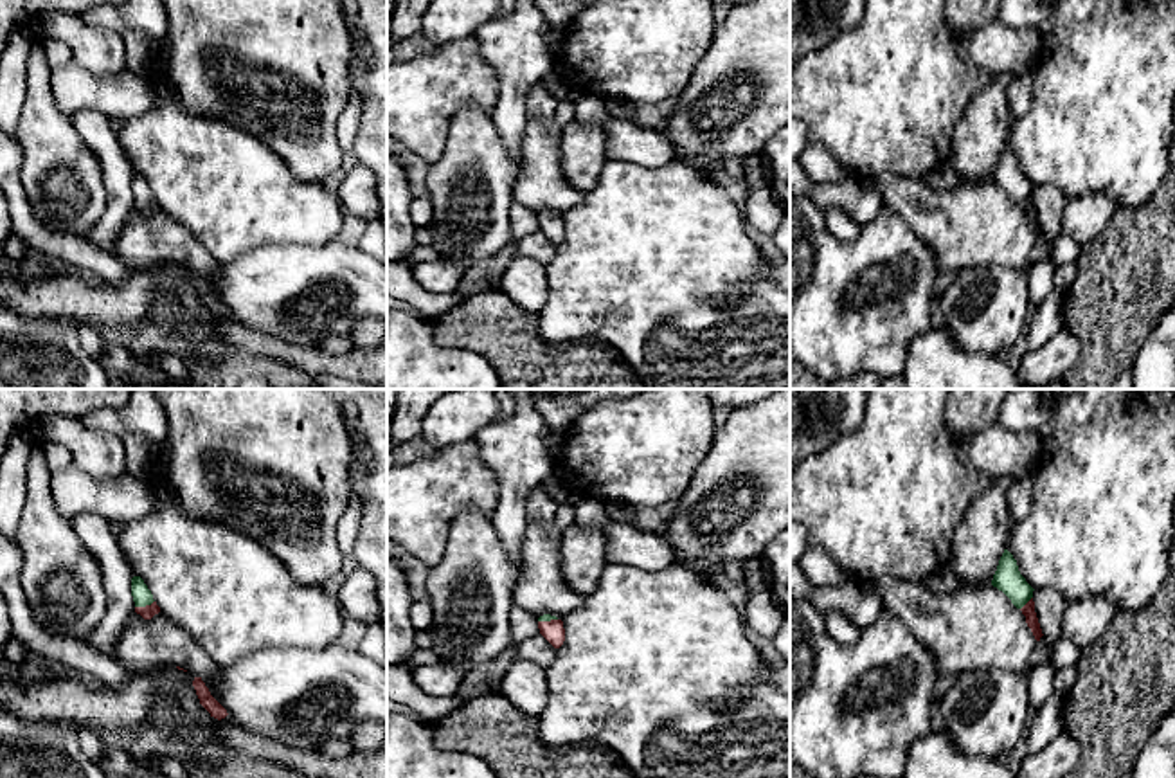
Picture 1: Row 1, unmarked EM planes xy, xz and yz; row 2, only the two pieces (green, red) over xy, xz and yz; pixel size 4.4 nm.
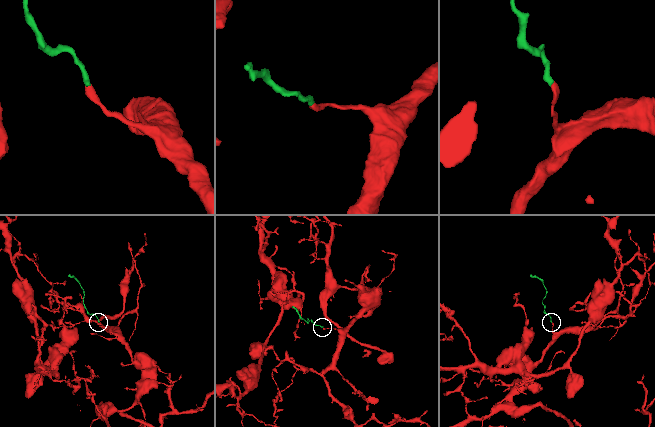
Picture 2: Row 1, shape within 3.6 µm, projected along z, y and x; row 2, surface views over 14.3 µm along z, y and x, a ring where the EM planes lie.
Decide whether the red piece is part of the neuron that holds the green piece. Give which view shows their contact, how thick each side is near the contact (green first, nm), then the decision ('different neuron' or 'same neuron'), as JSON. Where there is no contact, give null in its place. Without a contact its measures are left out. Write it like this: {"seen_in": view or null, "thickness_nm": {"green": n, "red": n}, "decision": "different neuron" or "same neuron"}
{"seen_in": "xy", "thickness_nm": {"green": 90, "red": 60}, "decision": "same neuron"}

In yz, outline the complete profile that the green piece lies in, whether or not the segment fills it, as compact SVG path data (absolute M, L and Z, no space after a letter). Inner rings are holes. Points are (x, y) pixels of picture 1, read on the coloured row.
M1004 549L999 560L991 585L1002 591L1011 600L1011 603L1022 611L1035 639L1040 641L1044 634L1035 612L1035 602L1033 602L1035 589L1020 574L1017 560L1008 549Z

